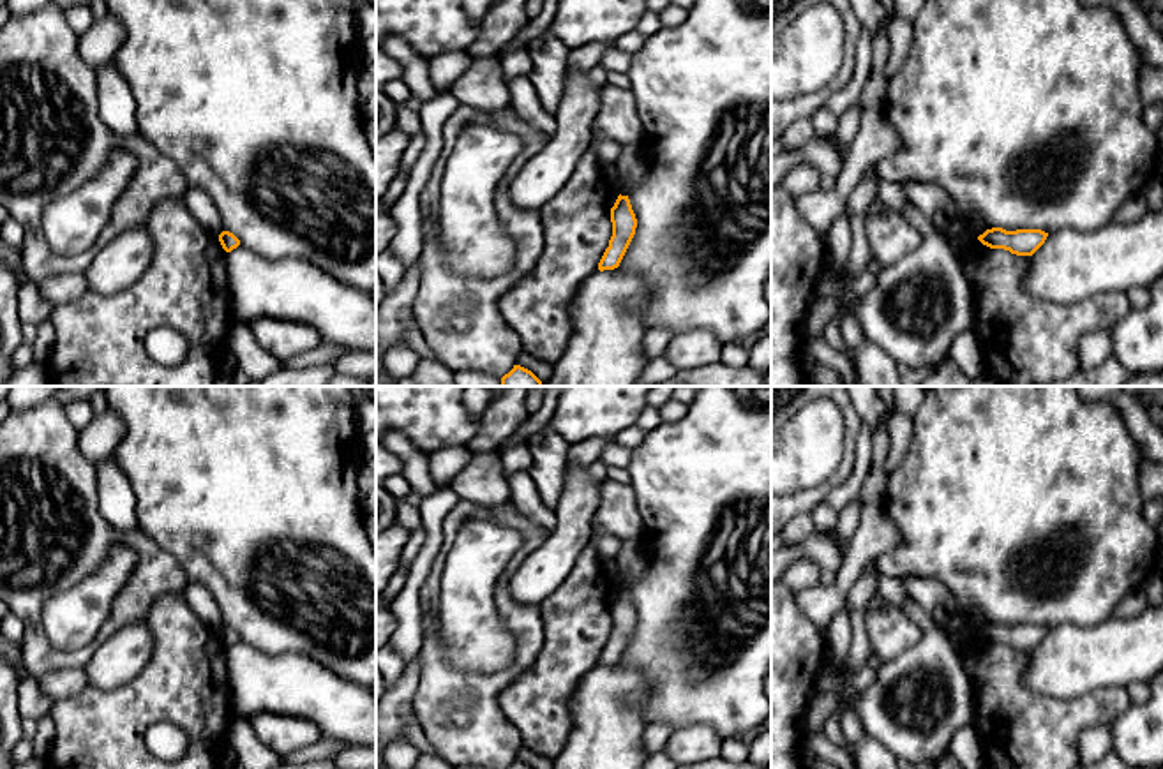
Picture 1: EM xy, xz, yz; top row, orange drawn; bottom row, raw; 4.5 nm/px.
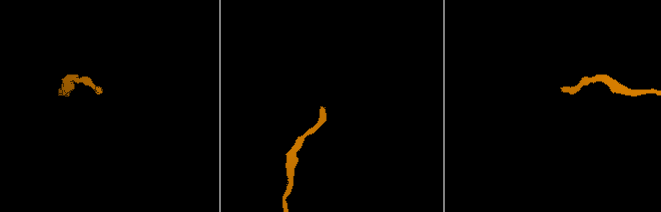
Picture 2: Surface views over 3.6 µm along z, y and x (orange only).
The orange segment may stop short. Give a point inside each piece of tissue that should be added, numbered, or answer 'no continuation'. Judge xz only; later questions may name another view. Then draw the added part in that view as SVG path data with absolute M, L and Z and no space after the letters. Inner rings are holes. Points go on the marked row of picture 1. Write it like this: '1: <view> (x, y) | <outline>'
1: xz (632, 163) | M623 143L619 161L616 162L618 178L614 189L618 194L628 196L644 178L648 168L644 148L646 143Z

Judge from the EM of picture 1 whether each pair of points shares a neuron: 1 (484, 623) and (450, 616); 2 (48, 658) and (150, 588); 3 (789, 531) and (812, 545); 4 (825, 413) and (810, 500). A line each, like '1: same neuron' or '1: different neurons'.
1: same neuron
2: same neuron
3: different neurons
4: different neurons

